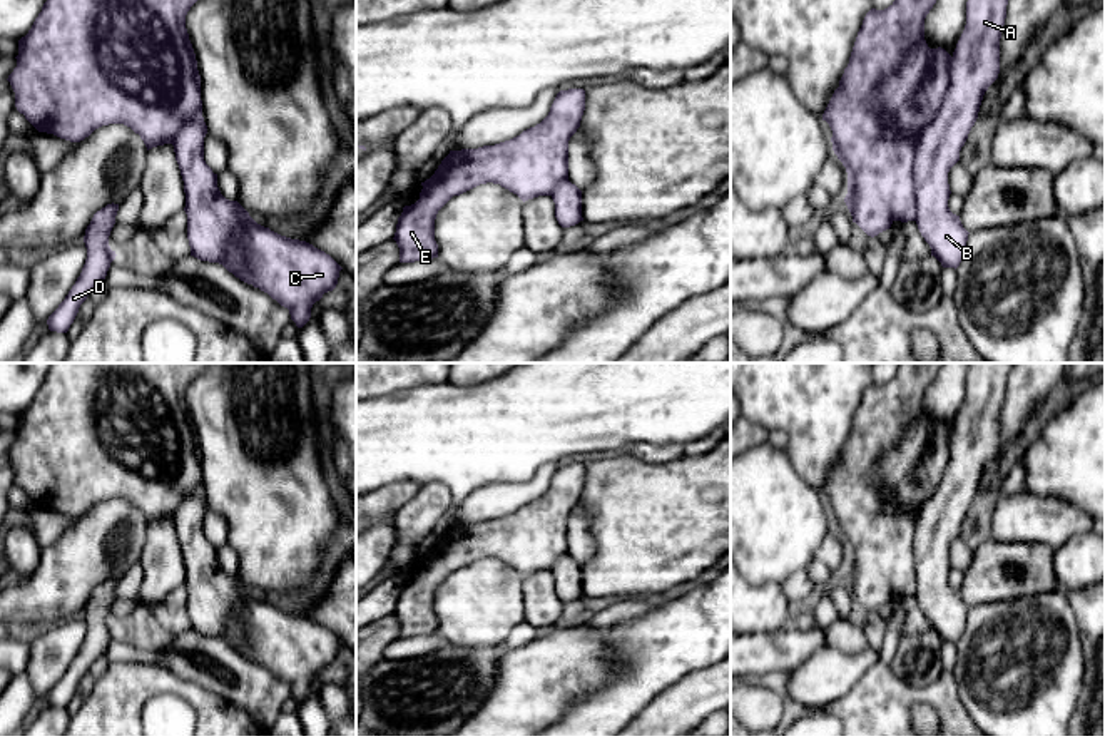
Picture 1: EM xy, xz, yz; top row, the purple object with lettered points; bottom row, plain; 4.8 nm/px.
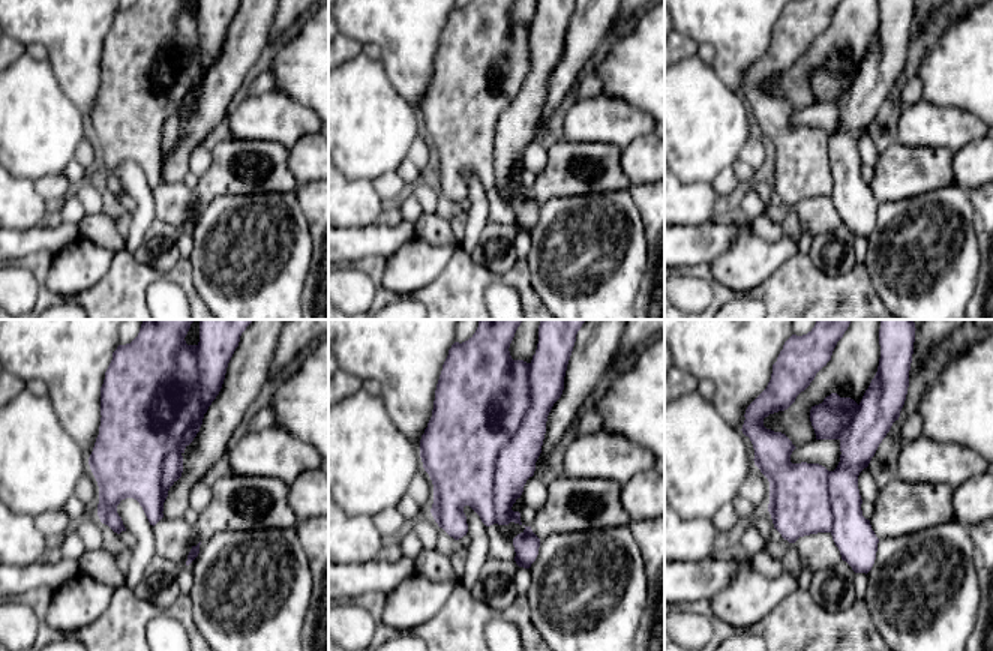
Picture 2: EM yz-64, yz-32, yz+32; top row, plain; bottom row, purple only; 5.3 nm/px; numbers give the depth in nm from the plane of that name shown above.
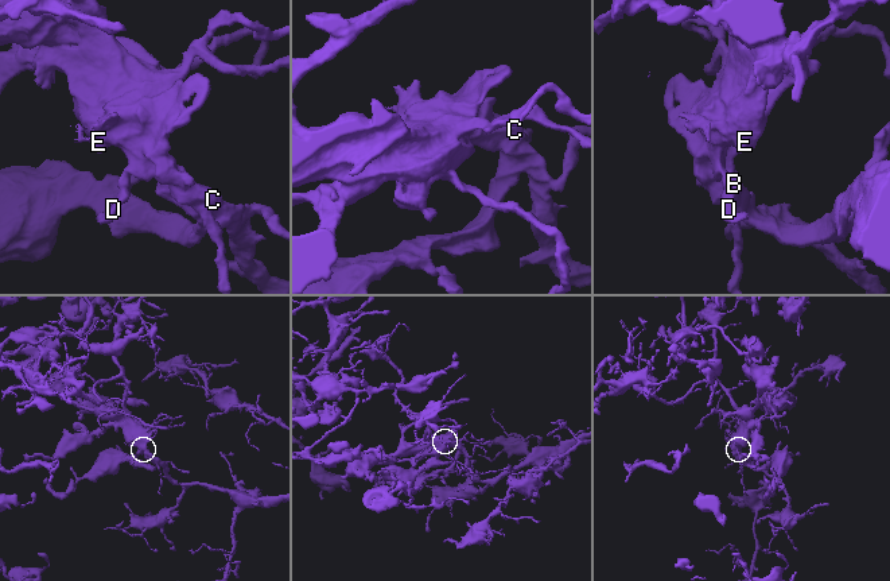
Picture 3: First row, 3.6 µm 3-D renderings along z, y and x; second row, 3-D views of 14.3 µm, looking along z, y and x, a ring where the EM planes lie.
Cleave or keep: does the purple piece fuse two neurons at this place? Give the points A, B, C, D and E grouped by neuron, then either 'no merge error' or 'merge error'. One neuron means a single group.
A / B C D E; merge error

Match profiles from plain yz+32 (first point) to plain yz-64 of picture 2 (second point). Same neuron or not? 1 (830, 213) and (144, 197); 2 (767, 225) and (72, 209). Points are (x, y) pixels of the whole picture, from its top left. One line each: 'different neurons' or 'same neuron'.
1: different neurons
2: different neurons

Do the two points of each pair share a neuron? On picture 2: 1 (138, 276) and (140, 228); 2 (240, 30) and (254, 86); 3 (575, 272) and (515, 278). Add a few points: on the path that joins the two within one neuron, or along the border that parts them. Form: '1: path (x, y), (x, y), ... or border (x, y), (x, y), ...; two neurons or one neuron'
1: border (125, 248), (132, 254); two neurons
2: border (251, 74), (245, 83); two neurons
3: border (524, 258), (528, 267), (530, 284), (543, 303); two neurons

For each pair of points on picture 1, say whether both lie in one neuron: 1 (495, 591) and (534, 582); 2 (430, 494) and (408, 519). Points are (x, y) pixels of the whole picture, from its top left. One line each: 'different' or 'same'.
1: different
2: same

